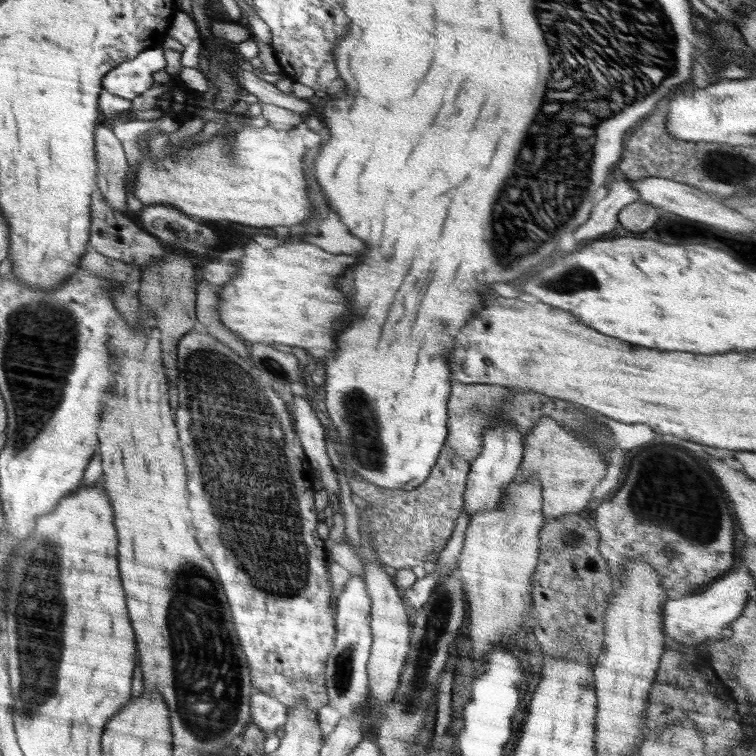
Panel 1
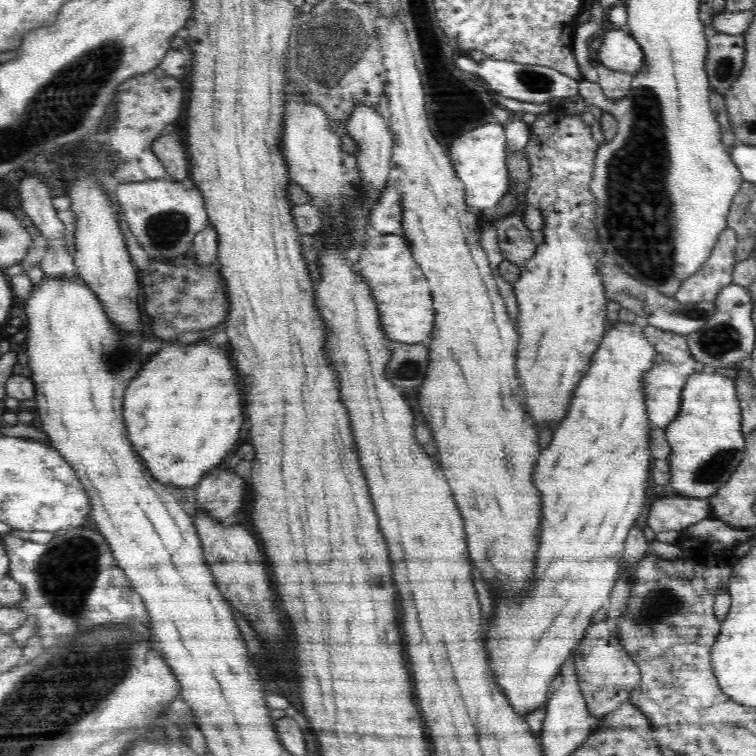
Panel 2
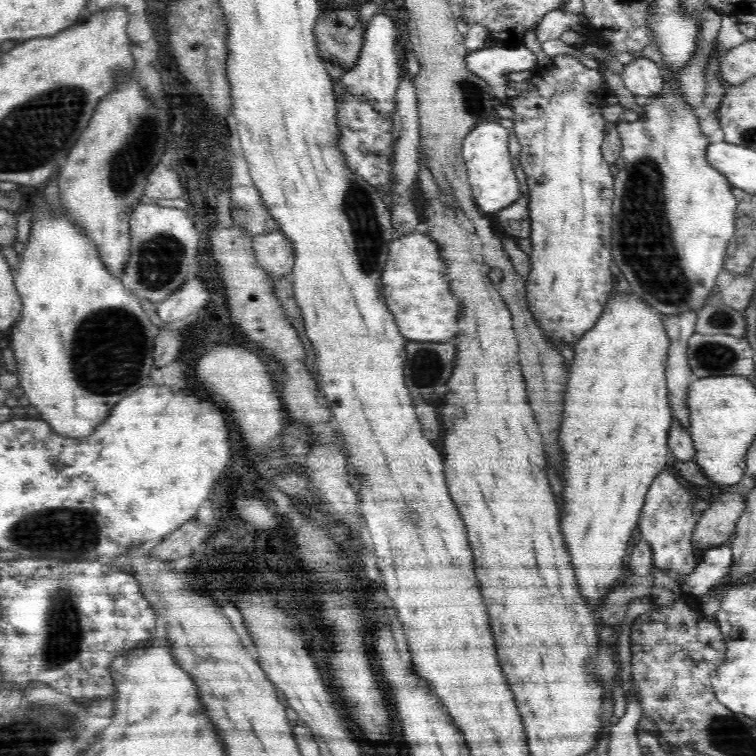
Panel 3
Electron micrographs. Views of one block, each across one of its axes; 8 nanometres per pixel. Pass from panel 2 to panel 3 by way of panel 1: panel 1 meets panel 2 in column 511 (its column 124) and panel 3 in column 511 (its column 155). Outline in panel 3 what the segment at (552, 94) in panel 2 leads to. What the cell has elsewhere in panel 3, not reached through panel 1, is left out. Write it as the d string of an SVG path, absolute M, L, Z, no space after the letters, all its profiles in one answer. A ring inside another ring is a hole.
M498 44L469 51L465 61L467 67L483 78L498 96L510 84L506 74L532 70L536 65L535 55L527 47L510 48Z

